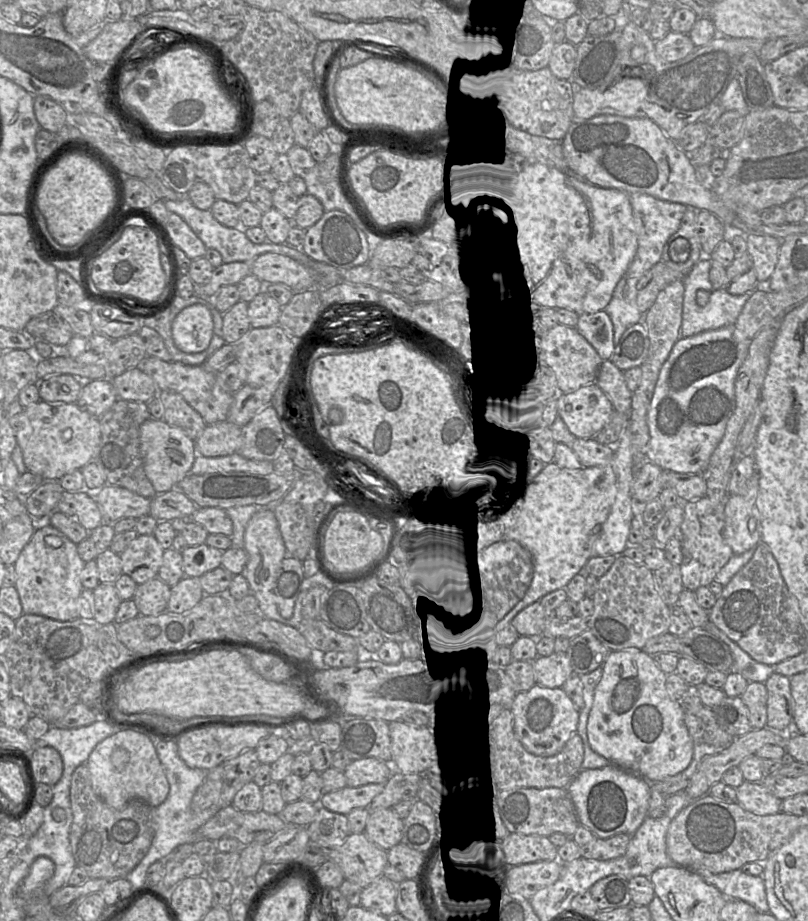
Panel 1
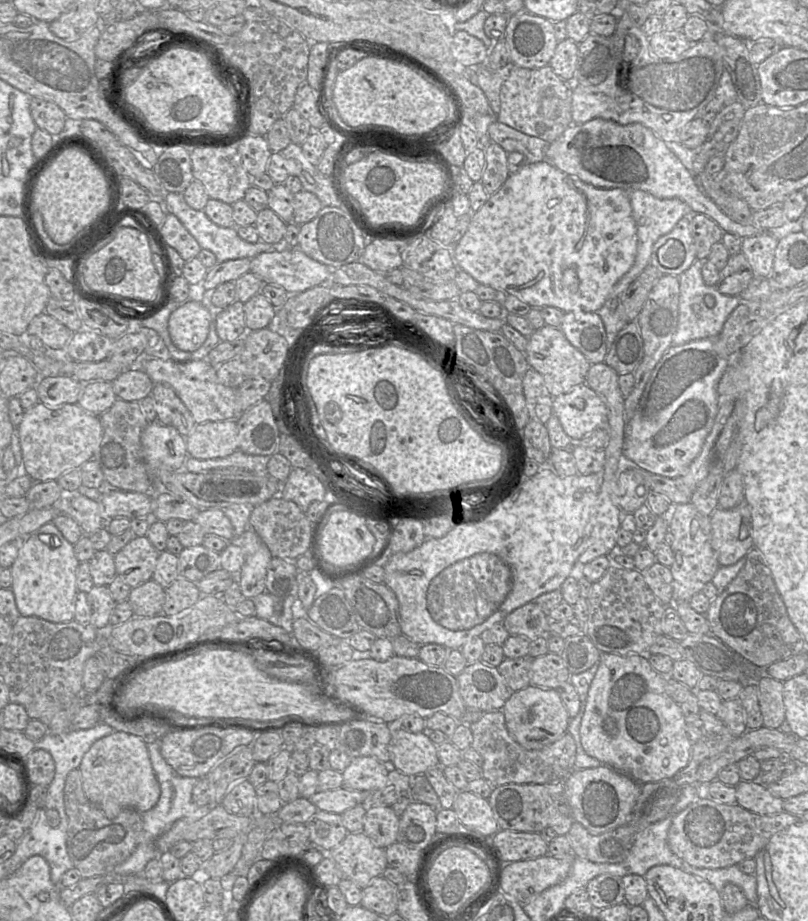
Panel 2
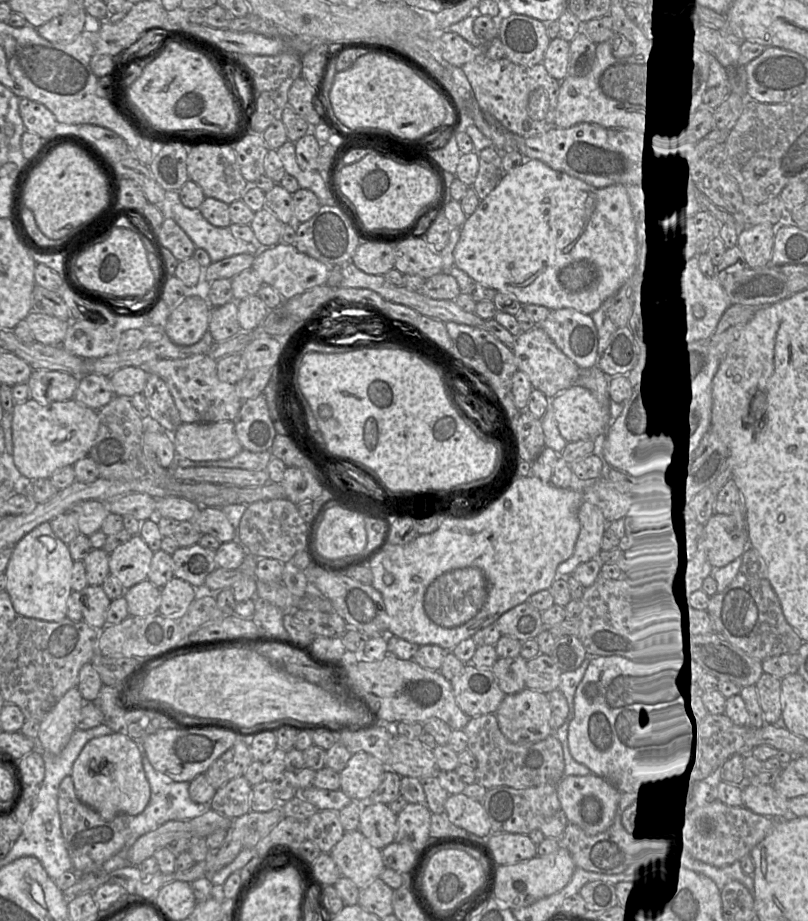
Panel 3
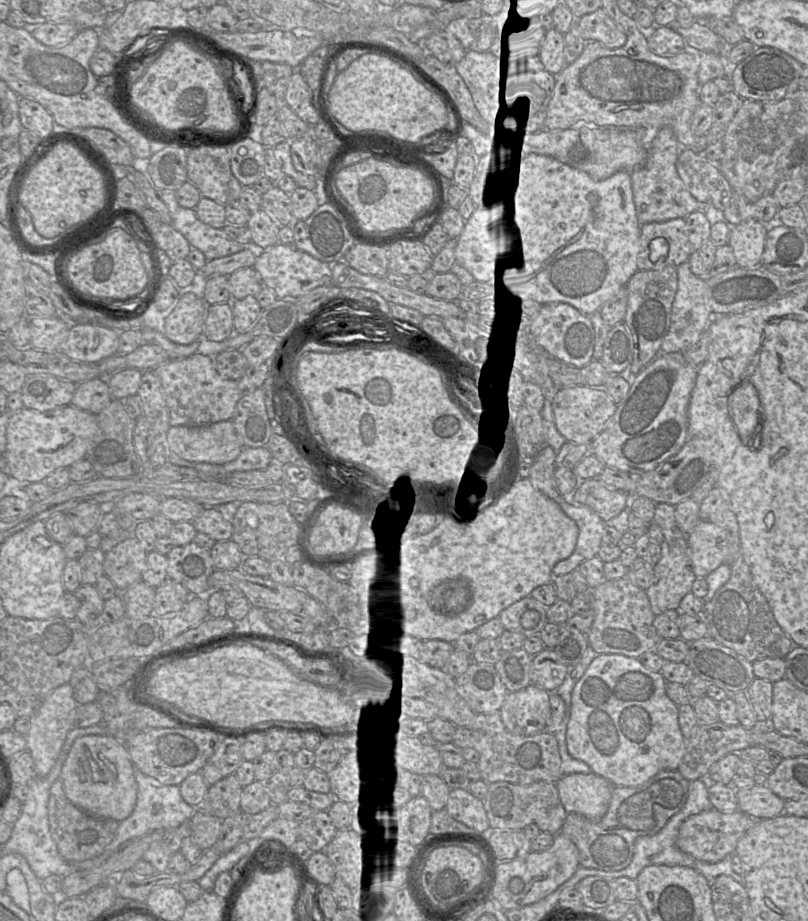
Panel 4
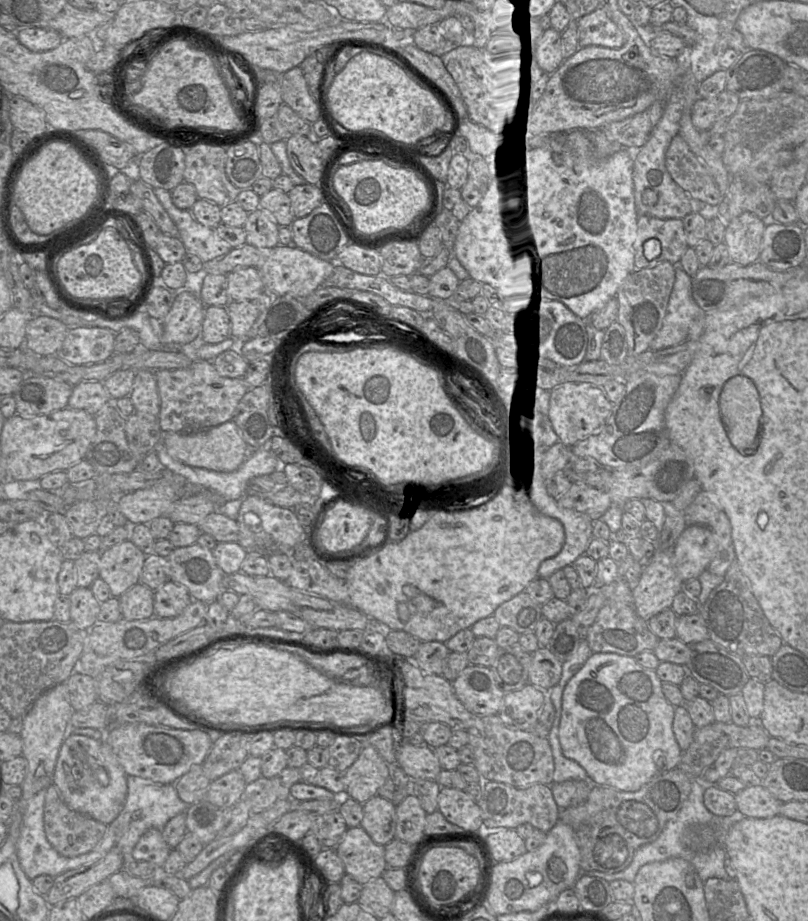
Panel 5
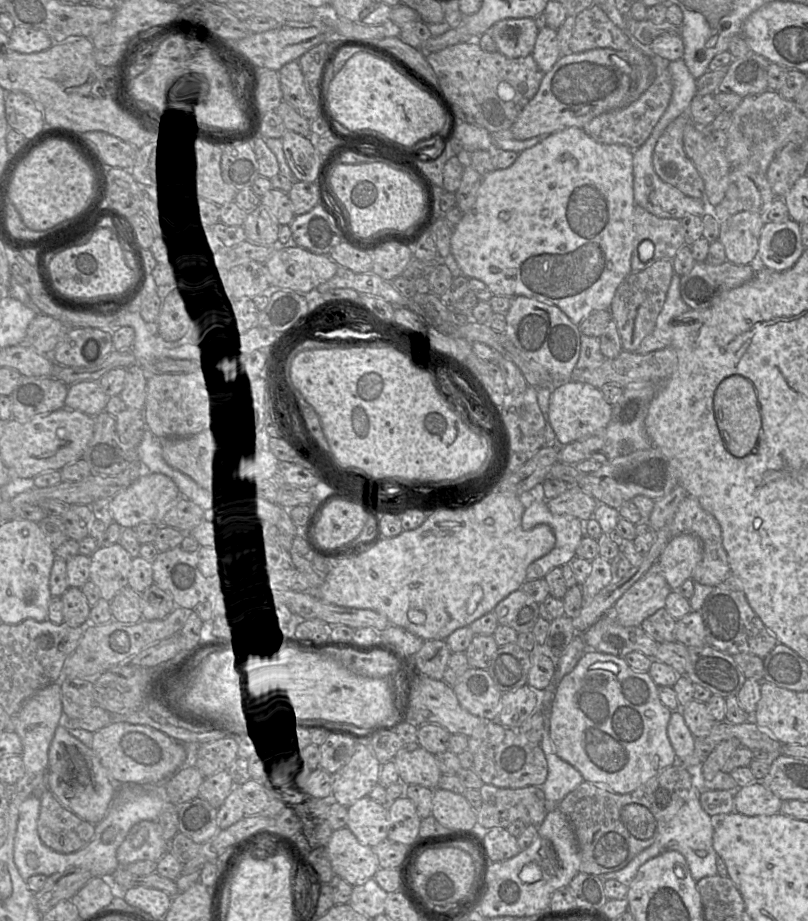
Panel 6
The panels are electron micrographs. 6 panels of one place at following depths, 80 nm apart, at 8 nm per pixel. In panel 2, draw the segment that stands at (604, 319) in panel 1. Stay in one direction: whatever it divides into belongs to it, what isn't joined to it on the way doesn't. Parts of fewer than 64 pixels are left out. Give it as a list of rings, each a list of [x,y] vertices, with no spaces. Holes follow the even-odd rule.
[[[564,312],[559,329],[590,364],[604,361],[608,351],[607,334],[596,312]]]

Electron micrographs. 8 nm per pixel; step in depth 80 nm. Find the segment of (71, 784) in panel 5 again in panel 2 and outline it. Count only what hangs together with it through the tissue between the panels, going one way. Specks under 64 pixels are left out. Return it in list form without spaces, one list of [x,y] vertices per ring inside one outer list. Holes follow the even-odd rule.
[[[115,731],[97,740],[83,756],[79,770],[82,776],[82,788],[86,797],[99,807],[109,819],[117,817],[125,808],[133,808],[140,813],[147,812],[159,800],[160,785],[152,768],[147,743],[139,736]]]

